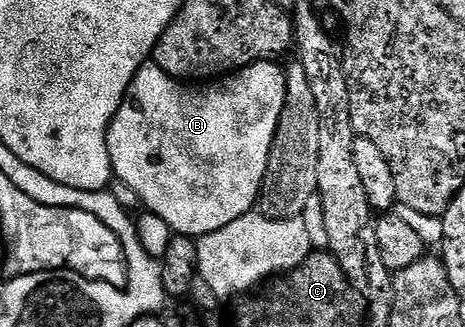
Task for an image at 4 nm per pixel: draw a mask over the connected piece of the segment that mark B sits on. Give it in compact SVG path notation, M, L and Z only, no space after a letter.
M278 61L258 62L252 66L246 66L233 74L220 77L218 80L208 81L206 84L188 84L186 81L167 74L154 64L141 67L137 76L131 81L127 89L127 97L123 99L121 108L115 113L115 121L108 131L108 142L111 152L111 168L116 179L119 178L147 205L146 209L156 214L161 220L165 220L167 227L176 235L196 240L206 239L208 234L217 232L233 220L252 213L256 209L255 201L261 198L263 182L267 179L267 166L271 163L271 150L275 147L275 134L279 131L279 121L282 120L287 109L287 72Z

